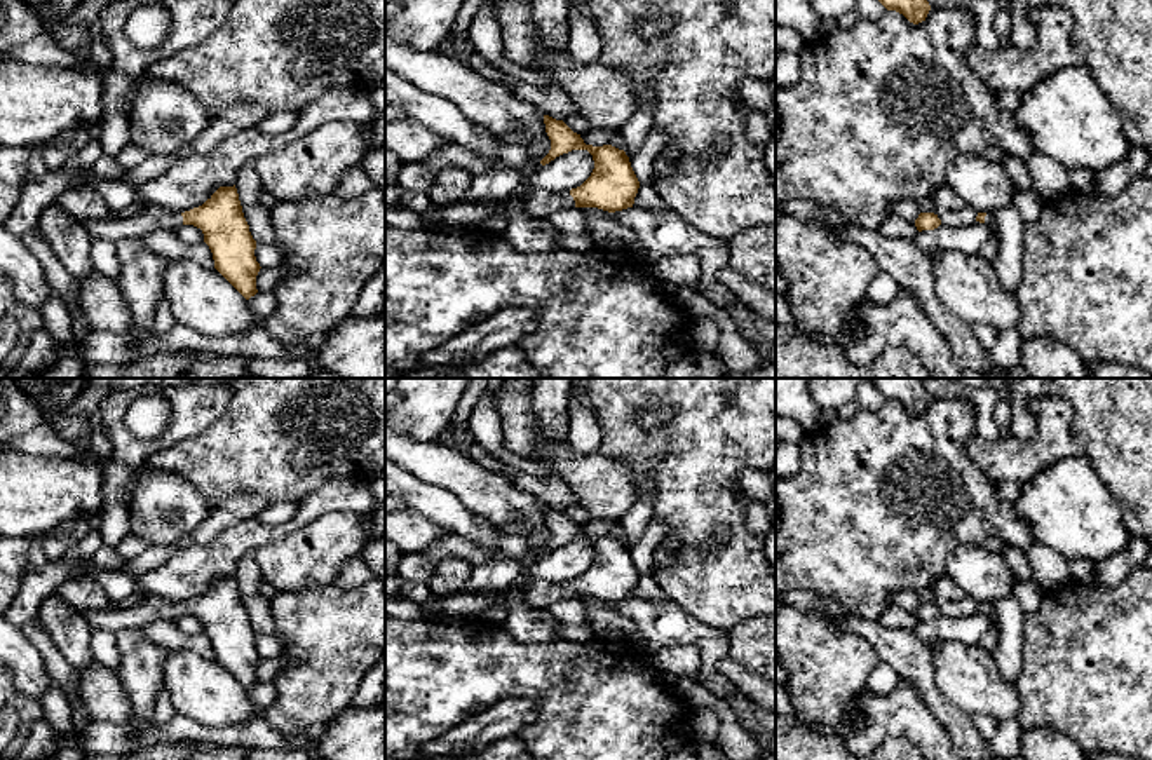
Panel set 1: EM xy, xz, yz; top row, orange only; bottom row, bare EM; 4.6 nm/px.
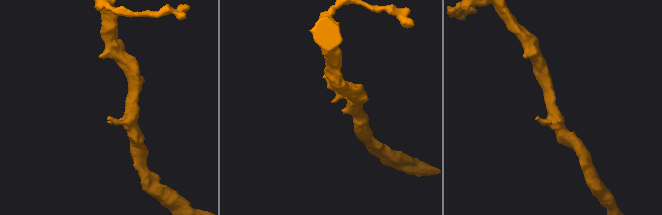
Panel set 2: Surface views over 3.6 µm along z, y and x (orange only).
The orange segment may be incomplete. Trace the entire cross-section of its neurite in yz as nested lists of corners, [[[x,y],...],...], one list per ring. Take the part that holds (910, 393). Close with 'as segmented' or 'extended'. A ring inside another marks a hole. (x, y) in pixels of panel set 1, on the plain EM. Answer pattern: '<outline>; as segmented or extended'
[[[875,378],[873,383],[887,401],[903,404],[913,415],[925,411],[931,401],[922,378]]]; as segmented

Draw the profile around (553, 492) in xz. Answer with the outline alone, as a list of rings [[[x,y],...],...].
[[[505,465],[498,474],[511,479],[523,492],[537,497],[544,506],[565,511],[573,504],[580,504],[572,488],[554,472],[549,478],[535,478],[516,467]]]

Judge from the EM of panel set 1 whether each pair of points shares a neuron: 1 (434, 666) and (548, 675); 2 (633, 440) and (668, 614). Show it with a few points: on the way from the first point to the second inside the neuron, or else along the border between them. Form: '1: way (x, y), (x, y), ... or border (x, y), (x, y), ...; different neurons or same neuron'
1: way (462, 668), (520, 670); same neuron
2: border (666, 597), (701, 621); different neurons

